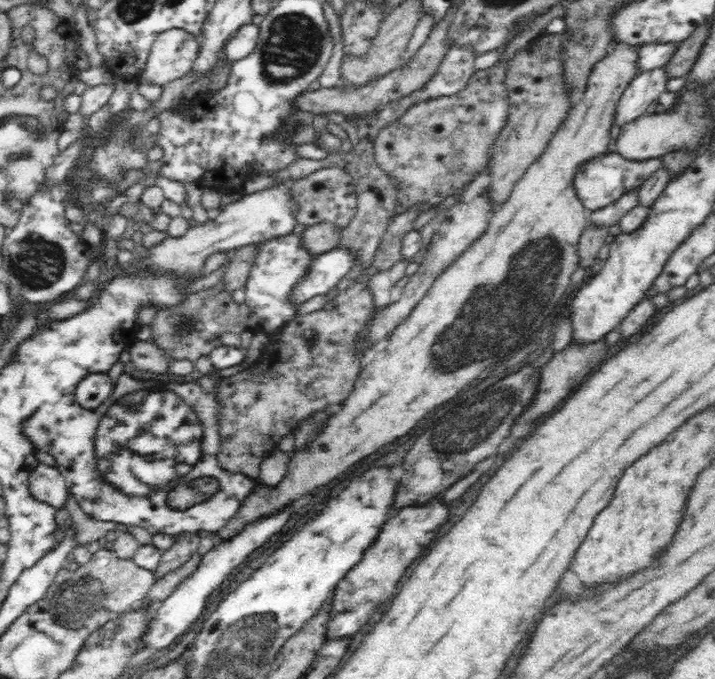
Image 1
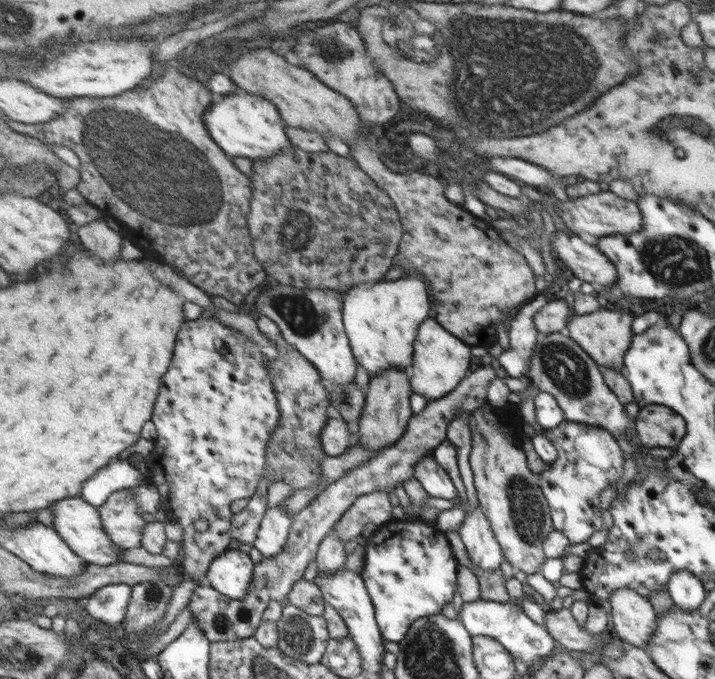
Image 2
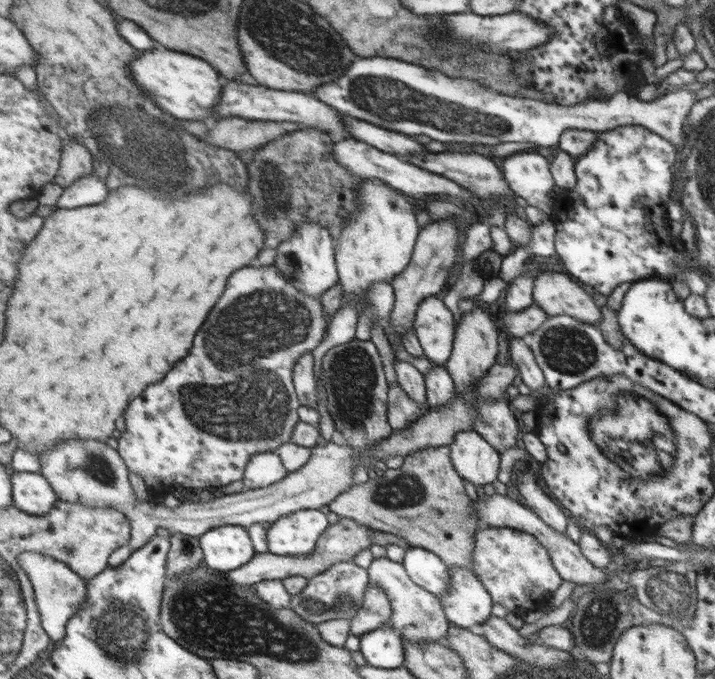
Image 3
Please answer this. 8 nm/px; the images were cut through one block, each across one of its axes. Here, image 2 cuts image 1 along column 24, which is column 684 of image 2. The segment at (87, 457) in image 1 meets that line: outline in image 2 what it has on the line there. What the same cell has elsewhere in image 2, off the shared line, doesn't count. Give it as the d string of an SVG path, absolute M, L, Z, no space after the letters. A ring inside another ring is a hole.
M643 406L634 418L640 444L647 448L659 447L672 450L684 438L685 424L679 414L665 406Z

